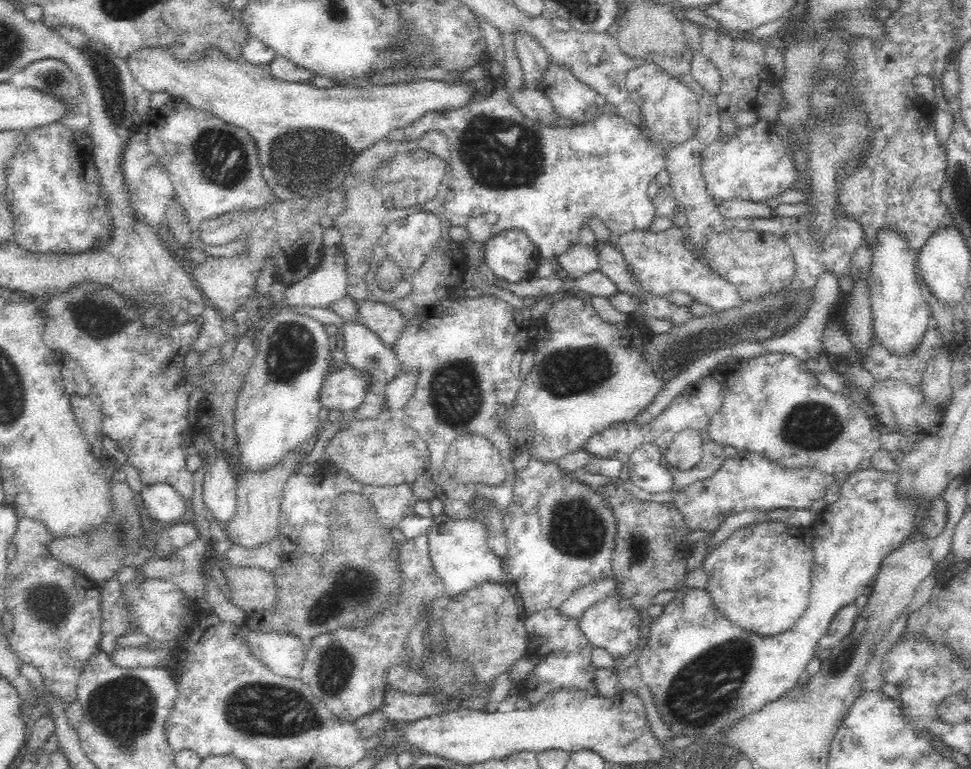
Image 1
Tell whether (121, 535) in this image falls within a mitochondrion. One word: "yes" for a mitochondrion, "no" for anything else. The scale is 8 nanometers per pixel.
yes

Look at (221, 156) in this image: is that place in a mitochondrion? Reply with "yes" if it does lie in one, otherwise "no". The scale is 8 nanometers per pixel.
yes

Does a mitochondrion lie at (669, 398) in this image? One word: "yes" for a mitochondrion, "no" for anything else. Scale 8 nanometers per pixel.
no

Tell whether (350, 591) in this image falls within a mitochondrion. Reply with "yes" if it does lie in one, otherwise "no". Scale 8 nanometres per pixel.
yes

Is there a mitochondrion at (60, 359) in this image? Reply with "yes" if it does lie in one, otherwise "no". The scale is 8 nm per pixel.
no

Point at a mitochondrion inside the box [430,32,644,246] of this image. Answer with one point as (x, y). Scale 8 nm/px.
(503, 154)

